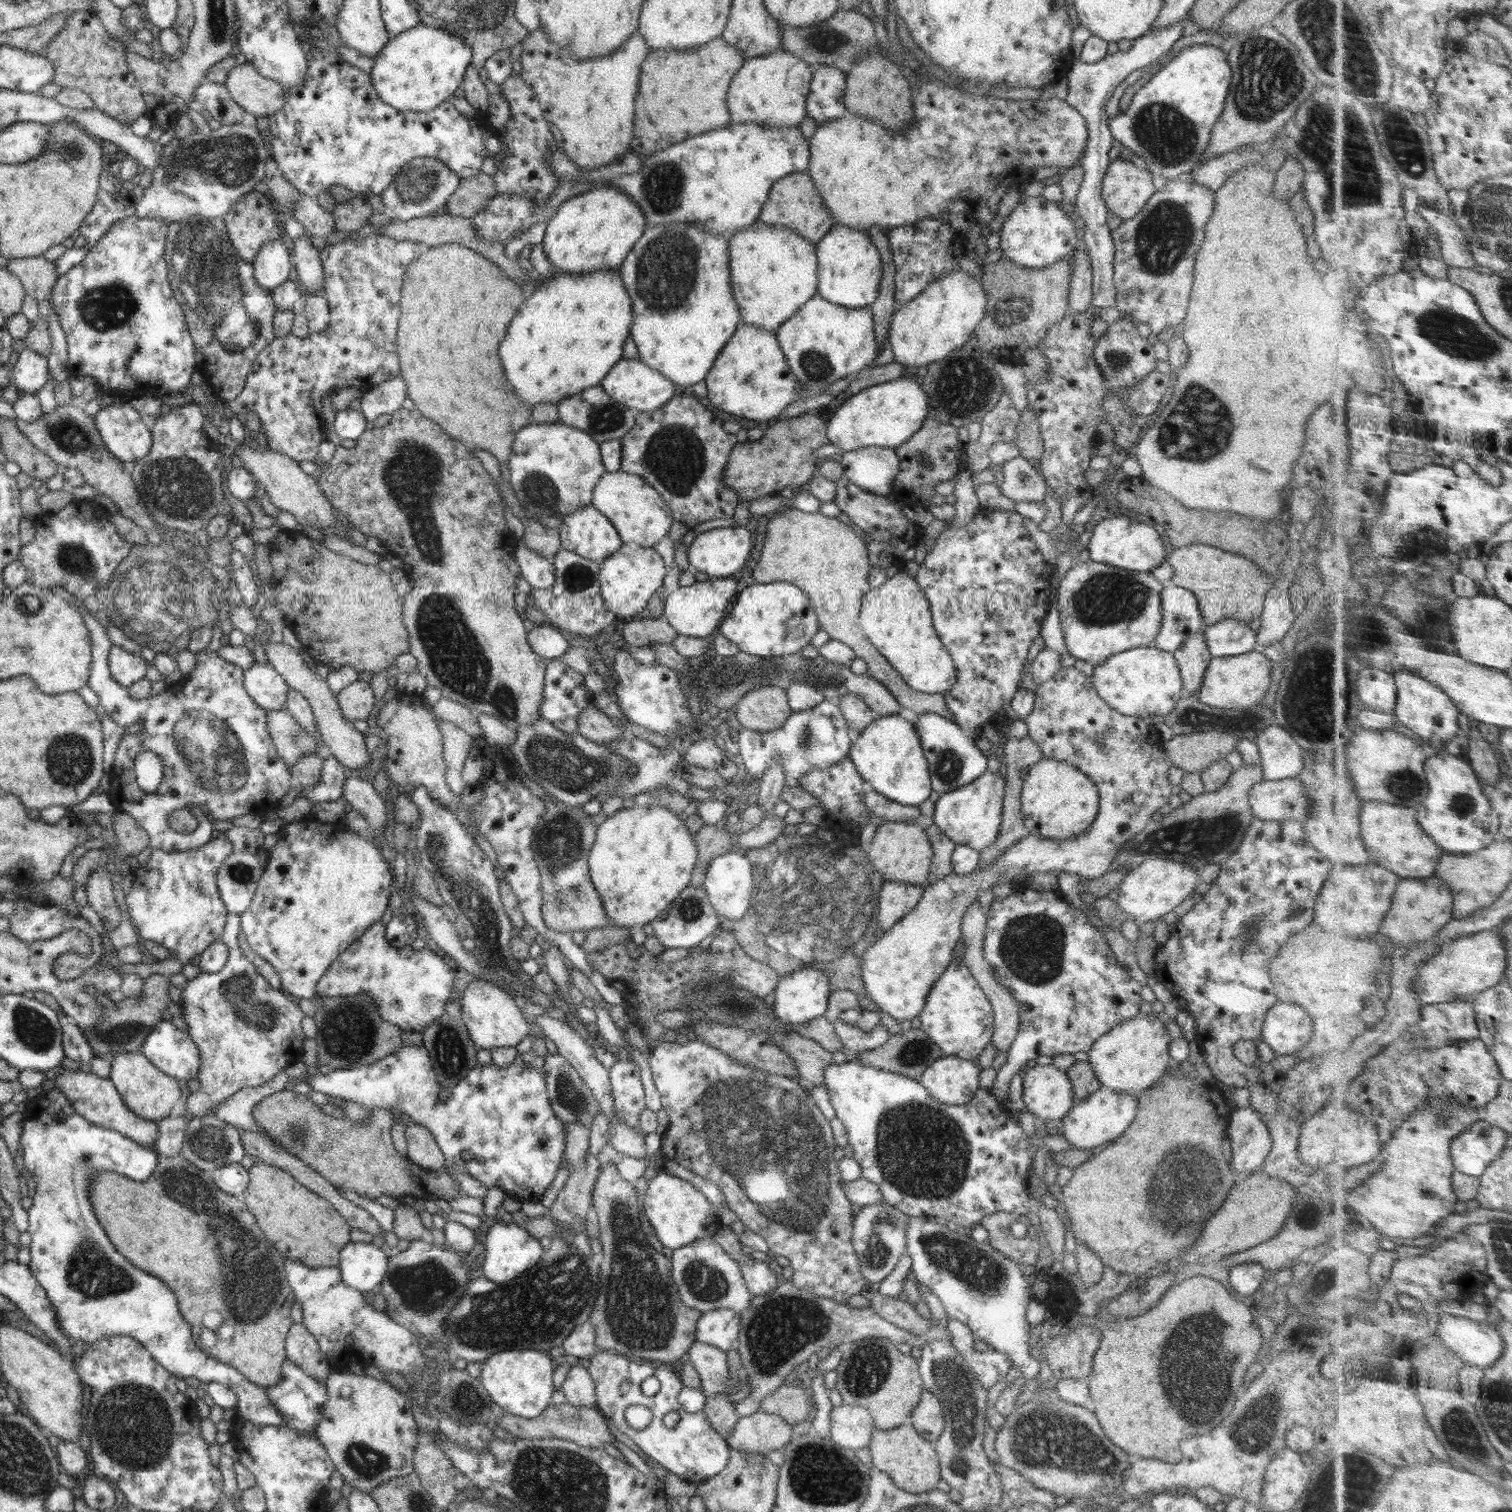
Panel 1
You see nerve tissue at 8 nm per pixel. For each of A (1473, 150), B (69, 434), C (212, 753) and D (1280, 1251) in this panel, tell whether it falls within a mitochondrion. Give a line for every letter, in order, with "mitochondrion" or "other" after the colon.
A: other
B: mitochondrion
C: mitochondrion
D: other

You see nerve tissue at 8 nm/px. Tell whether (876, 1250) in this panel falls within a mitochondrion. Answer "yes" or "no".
yes

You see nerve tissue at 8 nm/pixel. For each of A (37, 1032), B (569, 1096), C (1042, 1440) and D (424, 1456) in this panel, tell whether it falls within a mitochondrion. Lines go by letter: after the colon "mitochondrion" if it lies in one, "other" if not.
A: mitochondrion
B: mitochondrion
C: mitochondrion
D: other

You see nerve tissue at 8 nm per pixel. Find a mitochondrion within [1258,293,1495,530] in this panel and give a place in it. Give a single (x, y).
(1368, 487)

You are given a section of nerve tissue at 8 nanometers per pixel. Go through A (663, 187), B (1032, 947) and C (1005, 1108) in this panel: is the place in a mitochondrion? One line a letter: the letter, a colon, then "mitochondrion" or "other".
A: mitochondrion
B: mitochondrion
C: other

